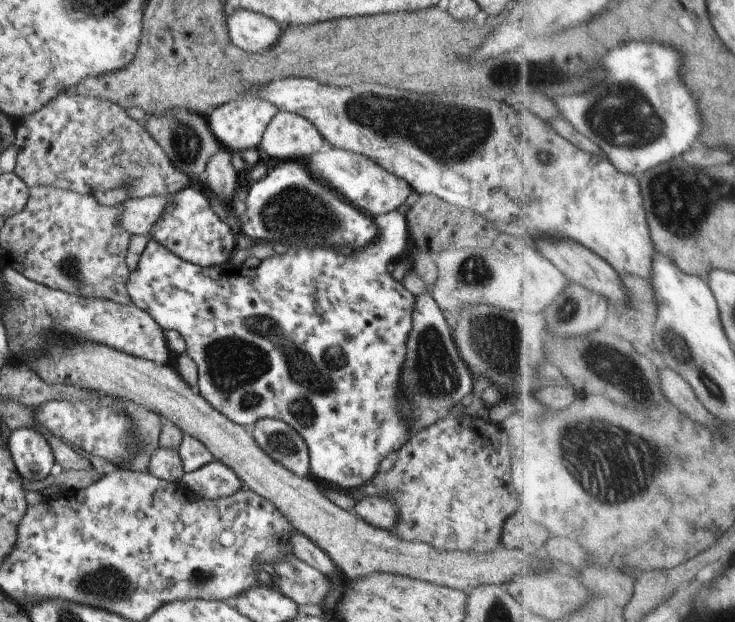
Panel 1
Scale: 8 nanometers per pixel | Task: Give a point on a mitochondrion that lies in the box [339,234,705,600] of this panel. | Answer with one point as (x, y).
(627, 476)

